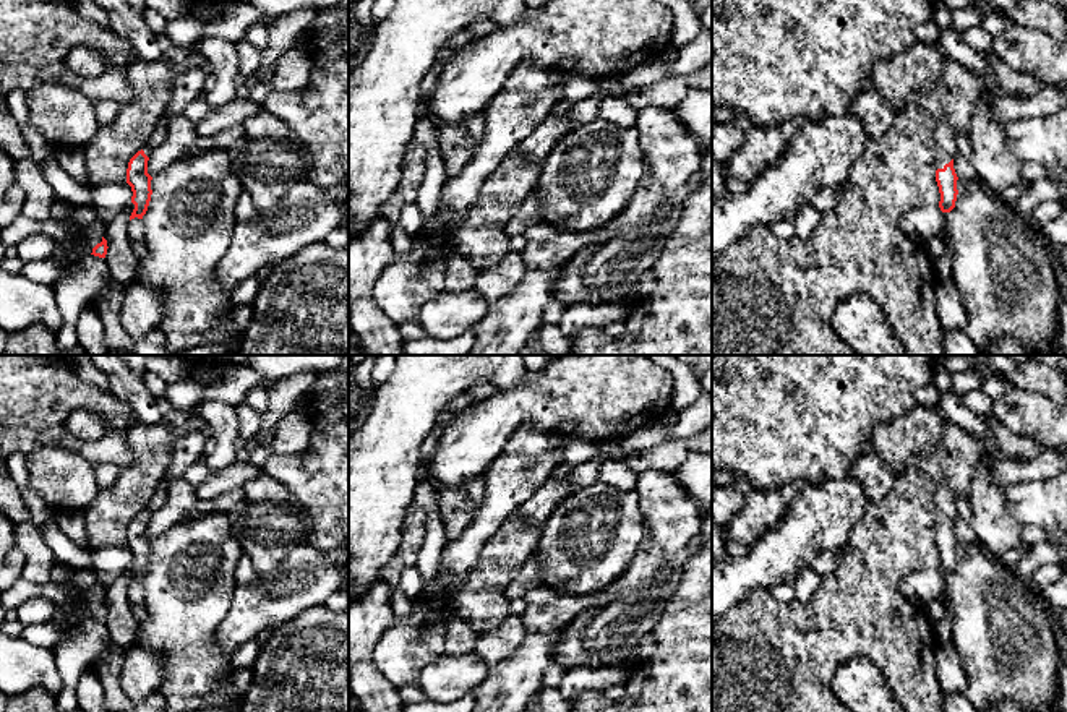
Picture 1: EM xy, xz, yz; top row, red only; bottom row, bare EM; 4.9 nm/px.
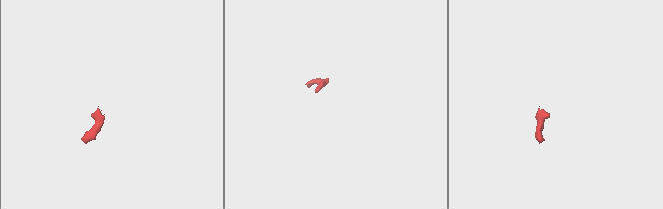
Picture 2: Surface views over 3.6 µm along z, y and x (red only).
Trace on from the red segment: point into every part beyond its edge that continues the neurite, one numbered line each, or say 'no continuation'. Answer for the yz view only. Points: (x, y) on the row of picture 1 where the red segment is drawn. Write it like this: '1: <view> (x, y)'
1: yz (944, 140)

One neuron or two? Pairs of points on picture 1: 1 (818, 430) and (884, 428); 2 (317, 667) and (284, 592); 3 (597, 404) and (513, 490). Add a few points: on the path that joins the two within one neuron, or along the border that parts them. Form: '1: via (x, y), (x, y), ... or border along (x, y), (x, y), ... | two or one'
1: border along (907, 414), (881, 422), (868, 443) | two
2: border along (323, 602), (307, 607), (268, 633) | two
3: border along (522, 425), (529, 424), (534, 428), (560, 435) | two

